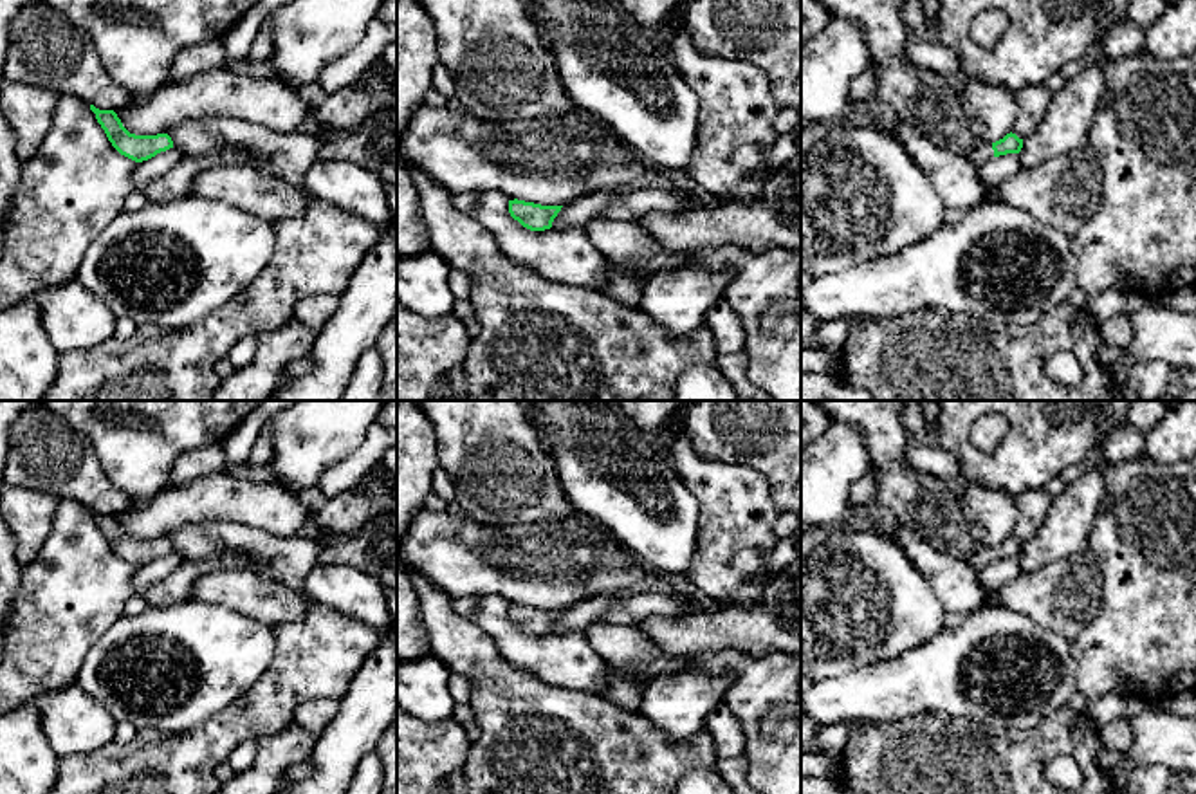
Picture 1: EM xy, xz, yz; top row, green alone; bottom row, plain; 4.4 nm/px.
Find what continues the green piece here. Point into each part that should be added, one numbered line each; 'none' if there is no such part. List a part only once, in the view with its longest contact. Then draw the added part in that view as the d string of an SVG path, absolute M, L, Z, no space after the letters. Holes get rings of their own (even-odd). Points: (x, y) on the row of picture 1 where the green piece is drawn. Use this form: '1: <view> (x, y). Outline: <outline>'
1: yz (985, 152). Outline: M992 143L981 144L974 153L969 157L974 166L987 162L994 157Z

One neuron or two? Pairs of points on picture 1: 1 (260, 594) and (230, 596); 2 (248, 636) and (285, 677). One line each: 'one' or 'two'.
1: one
2: two

